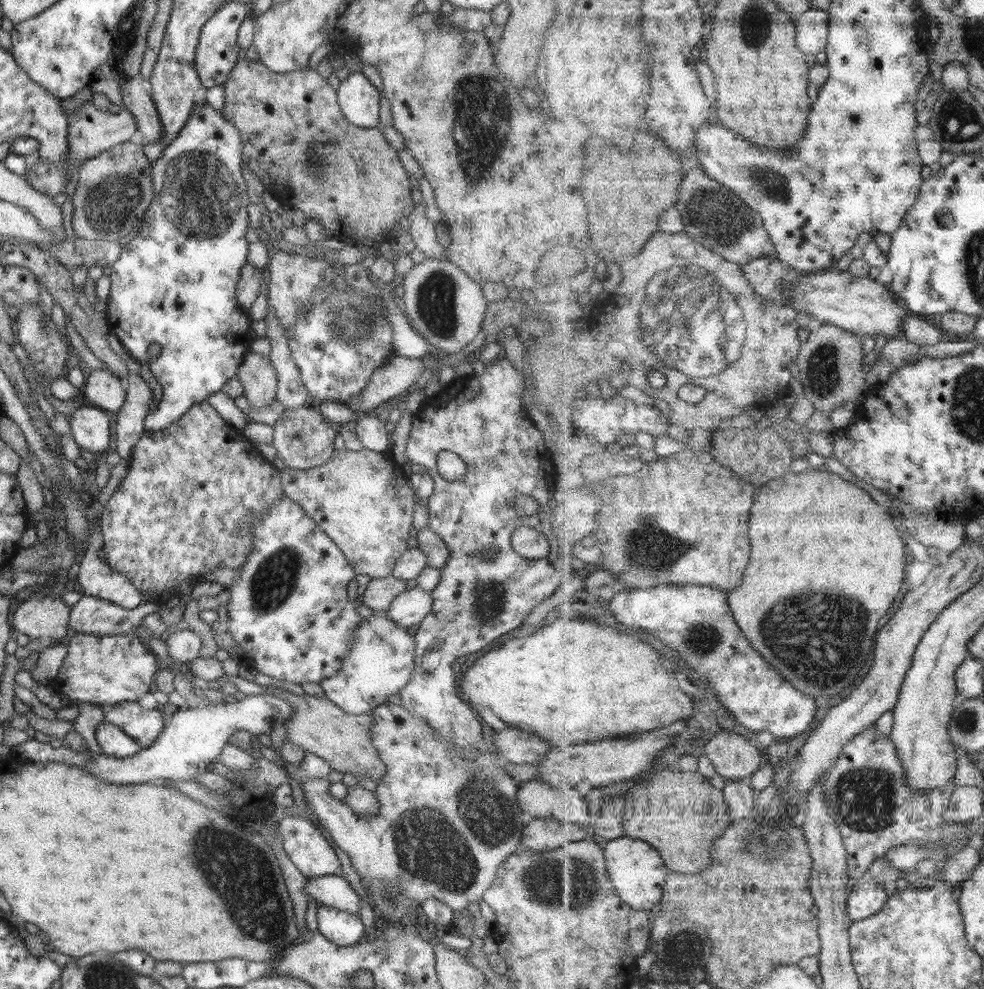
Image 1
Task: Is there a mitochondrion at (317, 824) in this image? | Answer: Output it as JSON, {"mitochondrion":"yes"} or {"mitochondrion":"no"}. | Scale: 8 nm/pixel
{"mitochondrion":"no"}

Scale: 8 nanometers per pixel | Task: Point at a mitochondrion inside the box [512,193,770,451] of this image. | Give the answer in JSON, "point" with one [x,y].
{"point":[699,300]}

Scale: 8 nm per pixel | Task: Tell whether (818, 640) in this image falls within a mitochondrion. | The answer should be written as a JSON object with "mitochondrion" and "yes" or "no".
{"mitochondrion":"yes"}

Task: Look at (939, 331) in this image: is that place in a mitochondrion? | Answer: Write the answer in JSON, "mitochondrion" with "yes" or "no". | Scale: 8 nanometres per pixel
{"mitochondrion":"no"}

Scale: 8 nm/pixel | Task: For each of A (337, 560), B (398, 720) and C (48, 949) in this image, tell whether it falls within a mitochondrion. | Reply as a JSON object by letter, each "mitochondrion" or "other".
{"A":"other","B":"other","C":"other"}

